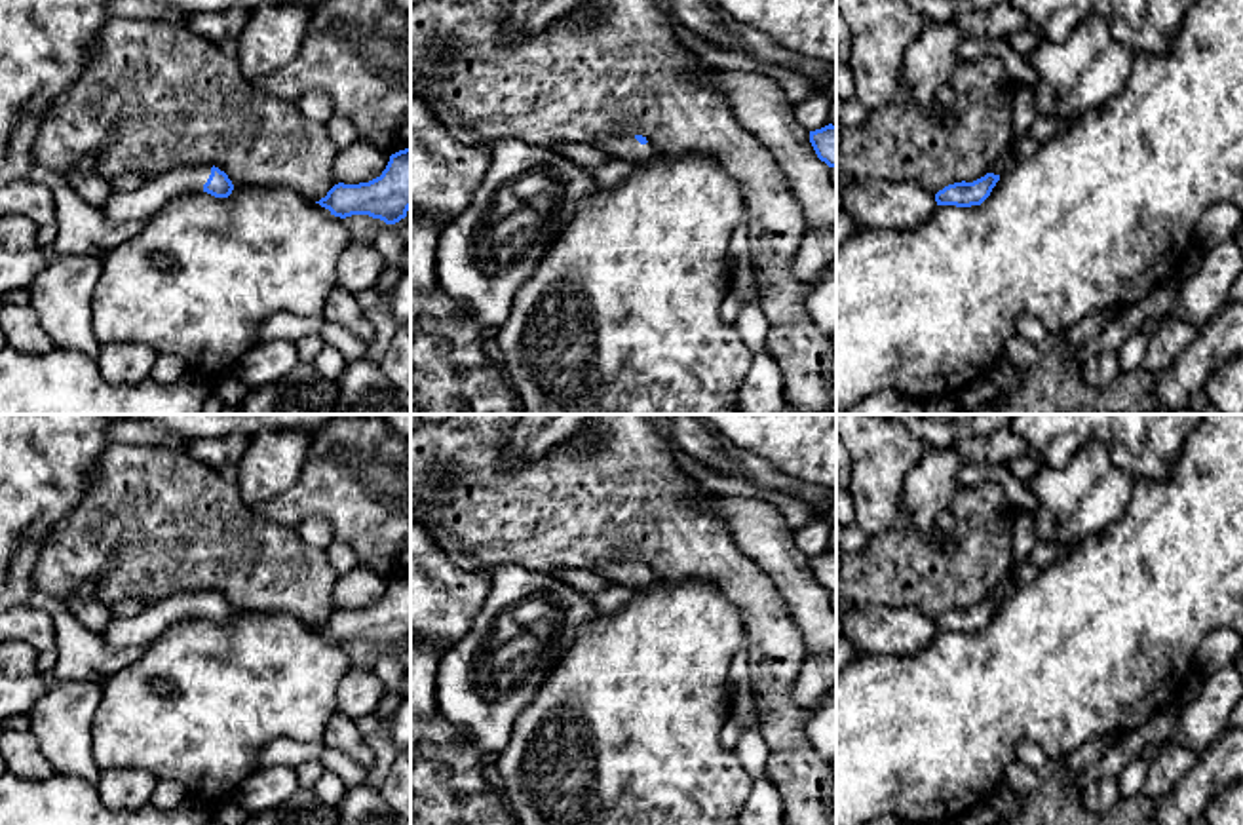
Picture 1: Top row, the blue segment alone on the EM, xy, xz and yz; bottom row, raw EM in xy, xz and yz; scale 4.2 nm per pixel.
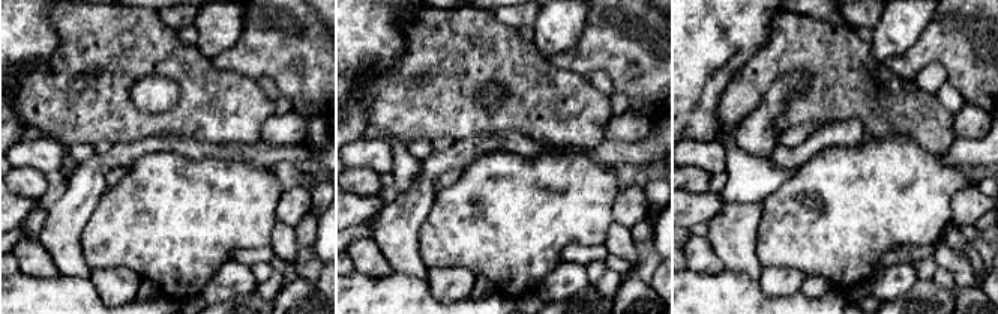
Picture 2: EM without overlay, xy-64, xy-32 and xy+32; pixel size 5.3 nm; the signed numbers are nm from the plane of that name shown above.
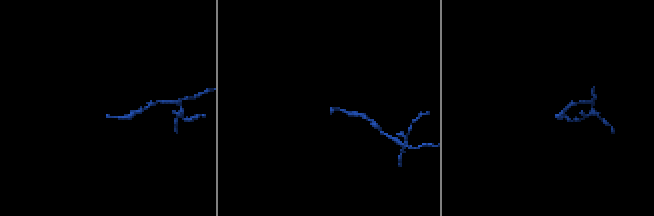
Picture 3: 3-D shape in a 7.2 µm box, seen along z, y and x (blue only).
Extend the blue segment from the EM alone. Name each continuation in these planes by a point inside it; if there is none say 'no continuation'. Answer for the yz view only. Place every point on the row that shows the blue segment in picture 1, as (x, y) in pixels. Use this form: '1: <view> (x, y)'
1: yz (1008, 158)

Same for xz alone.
1: xz (628, 147)

